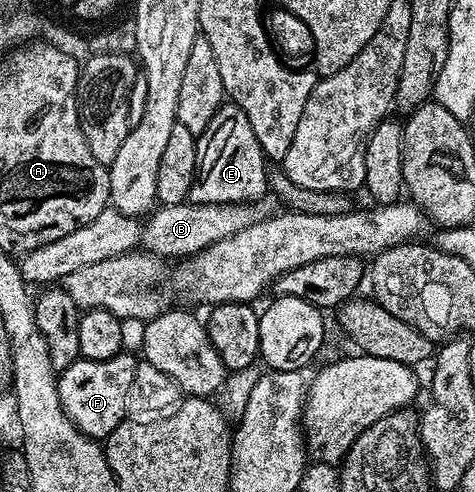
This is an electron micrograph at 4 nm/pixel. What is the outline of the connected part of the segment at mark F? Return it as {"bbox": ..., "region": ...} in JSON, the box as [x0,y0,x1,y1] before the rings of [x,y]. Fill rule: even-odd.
{"bbox":[58,352,137,440],"region":[[[120,352],[109,360],[80,358],[58,375],[61,408],[65,416],[69,416],[72,424],[85,436],[106,440],[113,428],[120,426],[127,418],[125,399],[133,385],[133,372],[137,365],[137,358],[127,353]]]}

